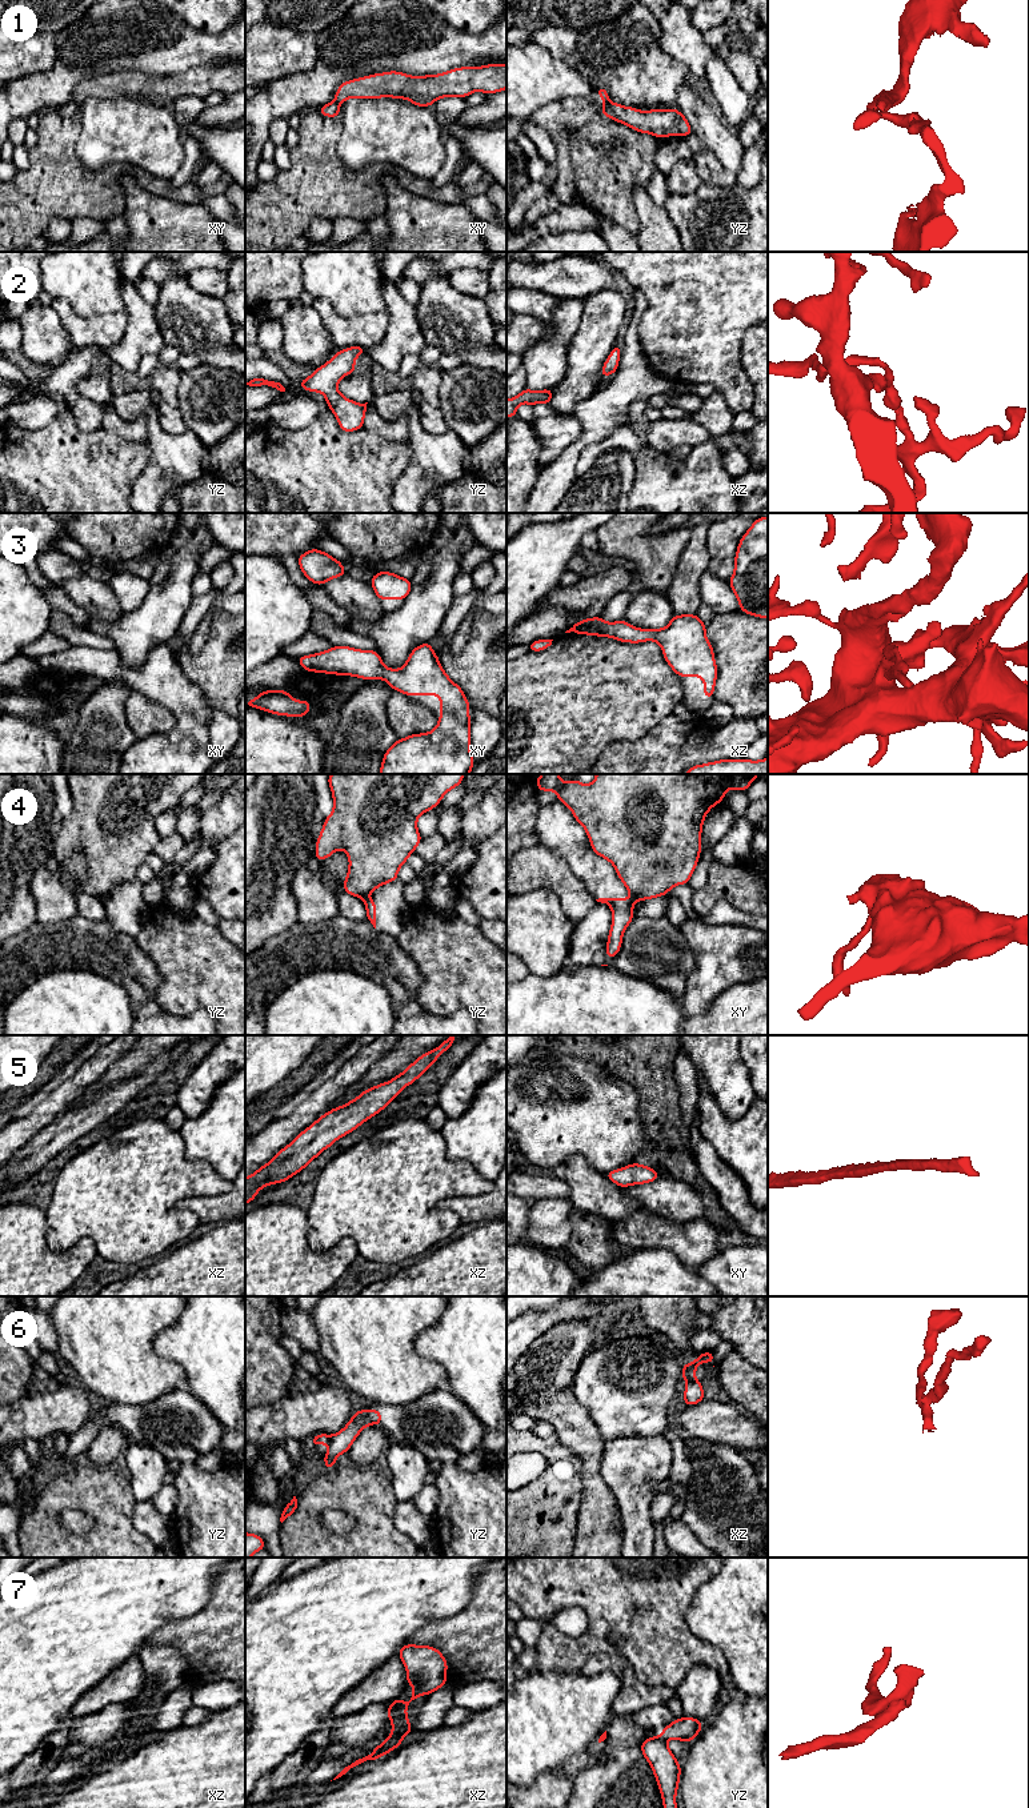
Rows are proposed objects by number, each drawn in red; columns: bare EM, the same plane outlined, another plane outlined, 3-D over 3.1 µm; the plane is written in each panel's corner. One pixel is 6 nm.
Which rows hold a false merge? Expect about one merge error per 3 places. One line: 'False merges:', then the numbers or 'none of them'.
False merges: 1, 4, 6, 7

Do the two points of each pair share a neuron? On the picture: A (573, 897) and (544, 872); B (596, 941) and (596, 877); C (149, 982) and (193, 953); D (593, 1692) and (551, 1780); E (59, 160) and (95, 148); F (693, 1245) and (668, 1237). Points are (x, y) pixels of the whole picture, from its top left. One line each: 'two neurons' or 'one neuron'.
A: one neuron
B: two neurons
C: two neurons
D: two neurons
E: two neurons
F: one neuron

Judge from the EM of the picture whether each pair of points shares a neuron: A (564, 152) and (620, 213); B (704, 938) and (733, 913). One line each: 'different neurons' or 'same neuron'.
A: different neurons
B: different neurons

